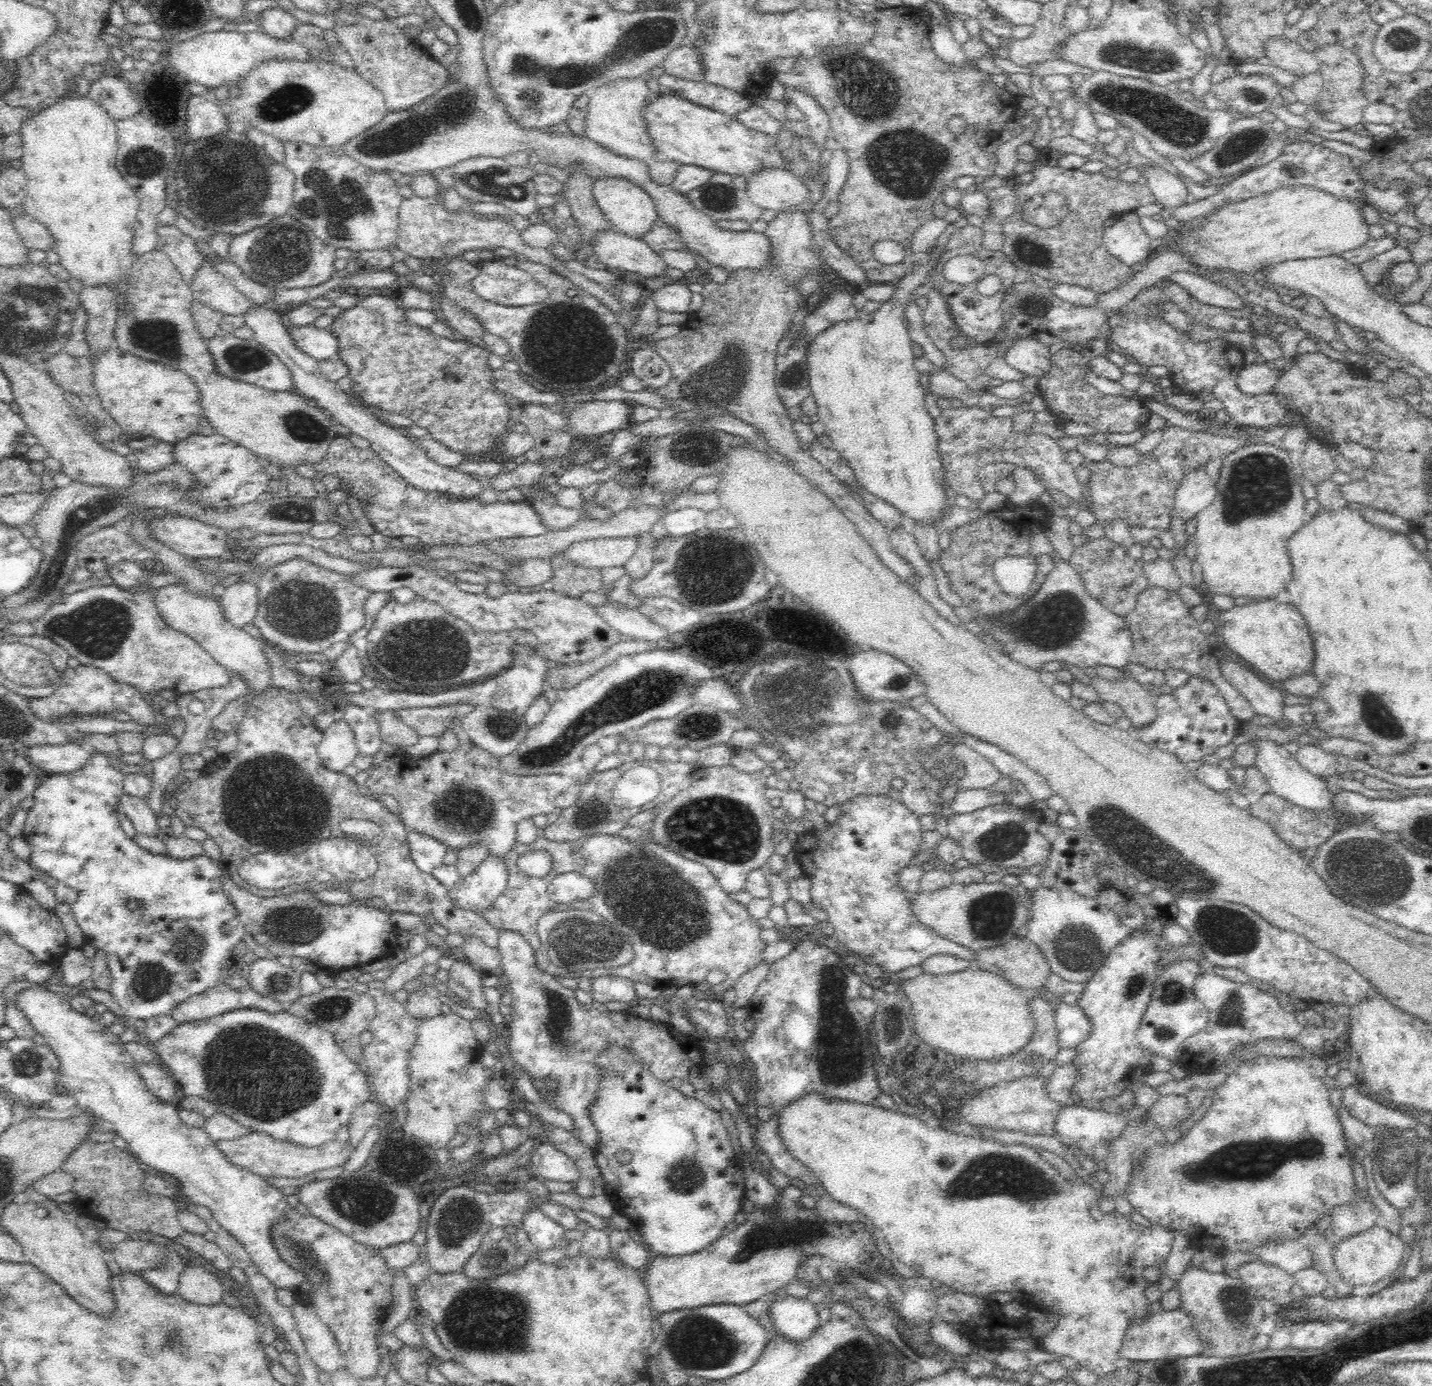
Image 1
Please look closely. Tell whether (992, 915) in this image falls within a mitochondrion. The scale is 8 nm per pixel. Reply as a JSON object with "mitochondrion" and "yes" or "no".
{"mitochondrion":"yes"}

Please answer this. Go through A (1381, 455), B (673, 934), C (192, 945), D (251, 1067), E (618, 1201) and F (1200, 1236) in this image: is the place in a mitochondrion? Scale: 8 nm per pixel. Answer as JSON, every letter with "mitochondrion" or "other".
{"A":"other","B":"mitochondrion","C":"mitochondrion","D":"mitochondrion","E":"other","F":"other"}

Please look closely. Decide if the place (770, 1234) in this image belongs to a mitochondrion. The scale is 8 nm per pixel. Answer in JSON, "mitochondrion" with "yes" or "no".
{"mitochondrion":"yes"}

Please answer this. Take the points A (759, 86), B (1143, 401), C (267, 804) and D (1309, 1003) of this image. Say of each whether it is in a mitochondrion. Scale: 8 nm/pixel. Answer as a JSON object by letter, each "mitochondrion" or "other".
{"A":"other","B":"other","C":"mitochondrion","D":"other"}

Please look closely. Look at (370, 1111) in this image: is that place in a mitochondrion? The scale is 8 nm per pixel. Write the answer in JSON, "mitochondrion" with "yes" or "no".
{"mitochondrion":"no"}

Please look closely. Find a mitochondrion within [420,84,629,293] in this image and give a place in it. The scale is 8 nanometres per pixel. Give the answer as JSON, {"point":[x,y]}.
{"point":[486,181]}

